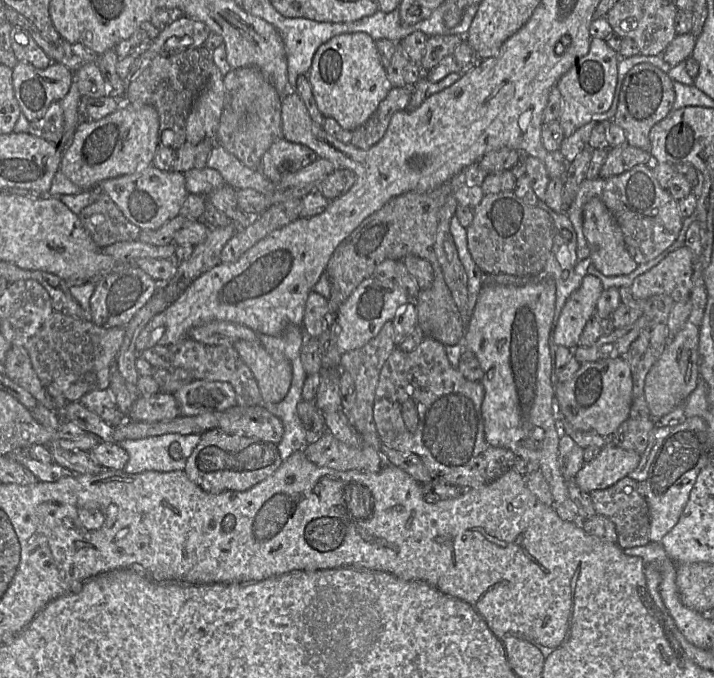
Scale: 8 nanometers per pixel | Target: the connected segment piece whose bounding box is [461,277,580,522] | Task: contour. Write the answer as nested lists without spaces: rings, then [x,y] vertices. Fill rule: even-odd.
[[[548,277],[530,278],[519,286],[483,284],[461,344],[475,354],[483,370],[481,414],[487,443],[537,463],[549,485],[552,507],[558,516],[567,522],[580,522],[558,465],[561,430],[548,343],[555,291],[555,282]]]

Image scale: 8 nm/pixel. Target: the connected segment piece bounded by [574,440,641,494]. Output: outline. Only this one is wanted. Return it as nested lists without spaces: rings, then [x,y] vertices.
[[[608,440],[595,459],[584,463],[574,480],[588,494],[603,490],[628,476],[636,469],[640,459],[640,454],[616,447]]]

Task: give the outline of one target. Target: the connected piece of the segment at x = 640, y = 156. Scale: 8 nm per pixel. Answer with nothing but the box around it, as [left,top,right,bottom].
[599,143,652,179]

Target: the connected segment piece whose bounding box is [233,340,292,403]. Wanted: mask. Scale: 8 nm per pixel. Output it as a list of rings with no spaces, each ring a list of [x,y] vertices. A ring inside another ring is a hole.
[[[239,340],[234,342],[233,346],[251,370],[263,403],[281,402],[291,385],[291,363],[285,358],[273,358],[261,343]]]

